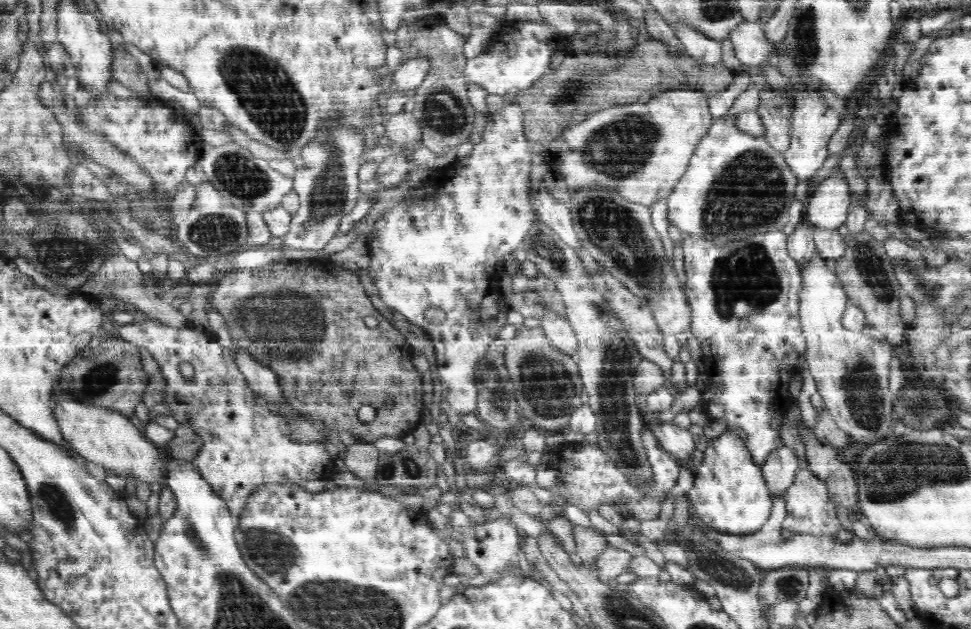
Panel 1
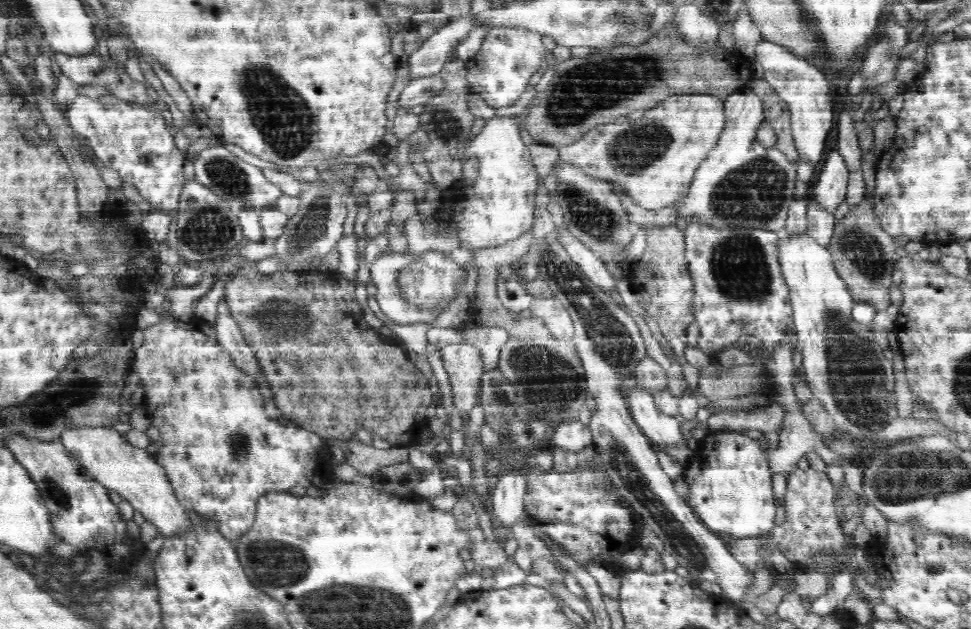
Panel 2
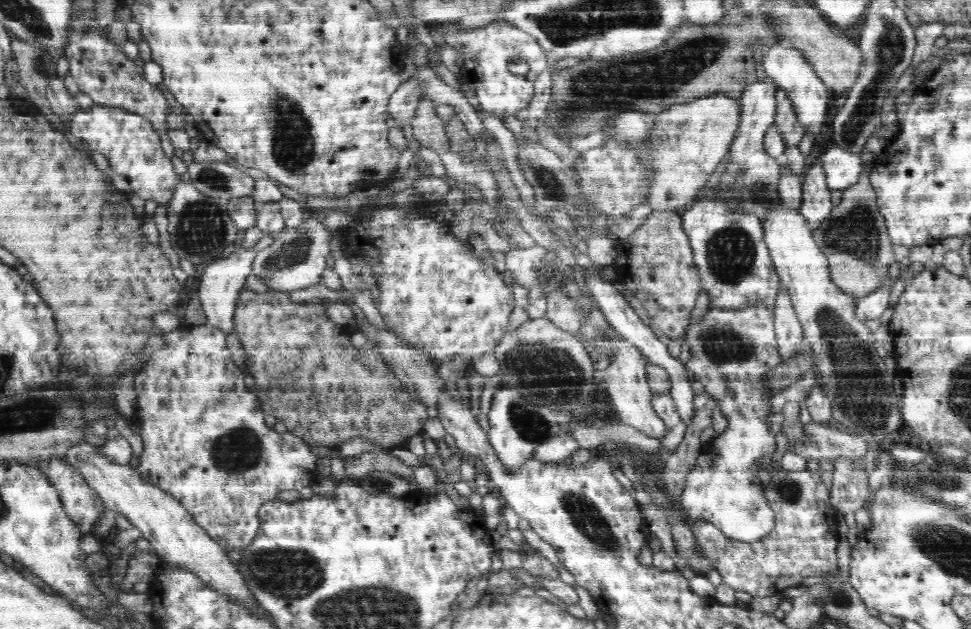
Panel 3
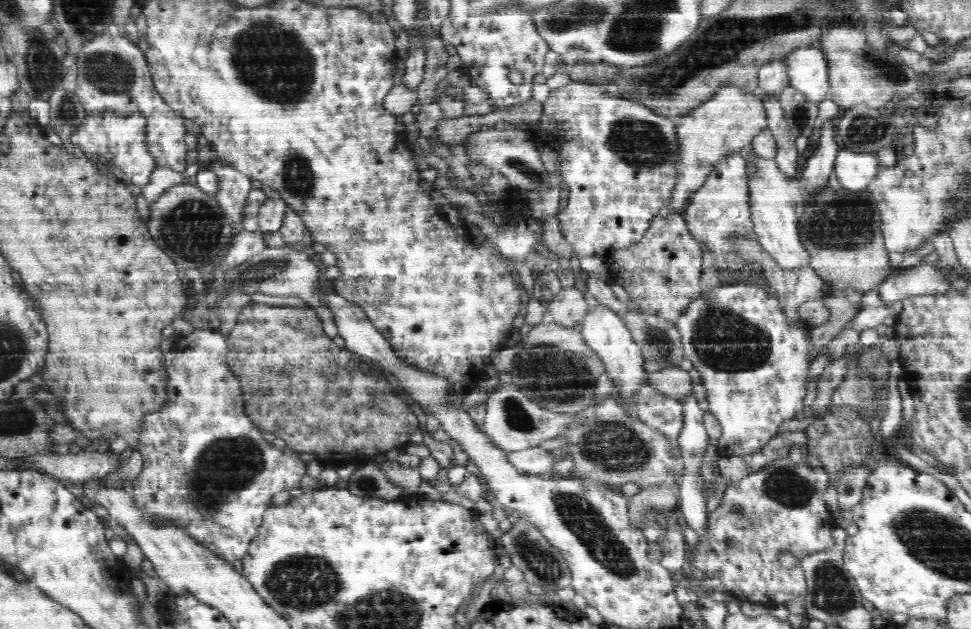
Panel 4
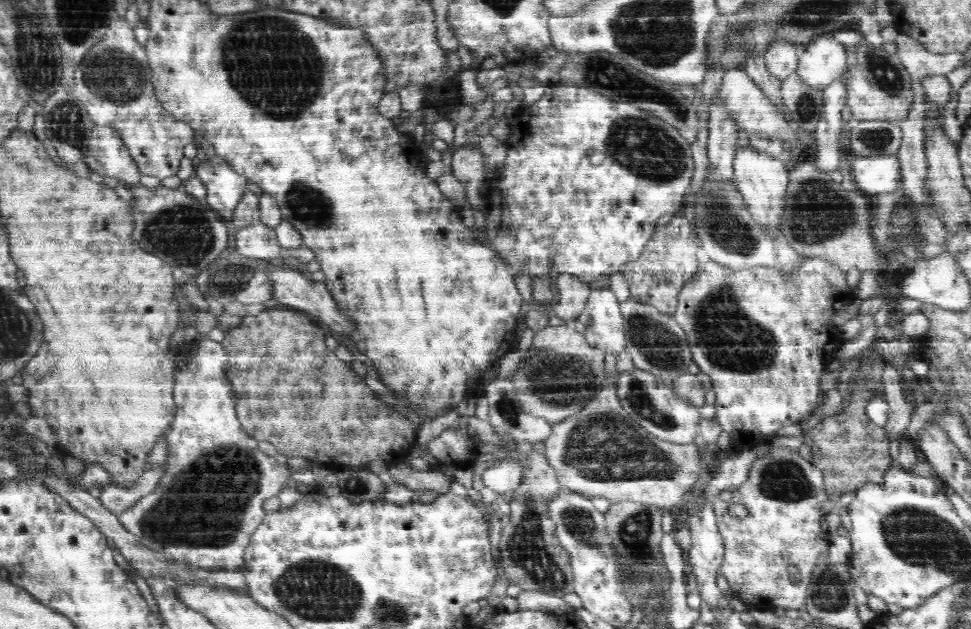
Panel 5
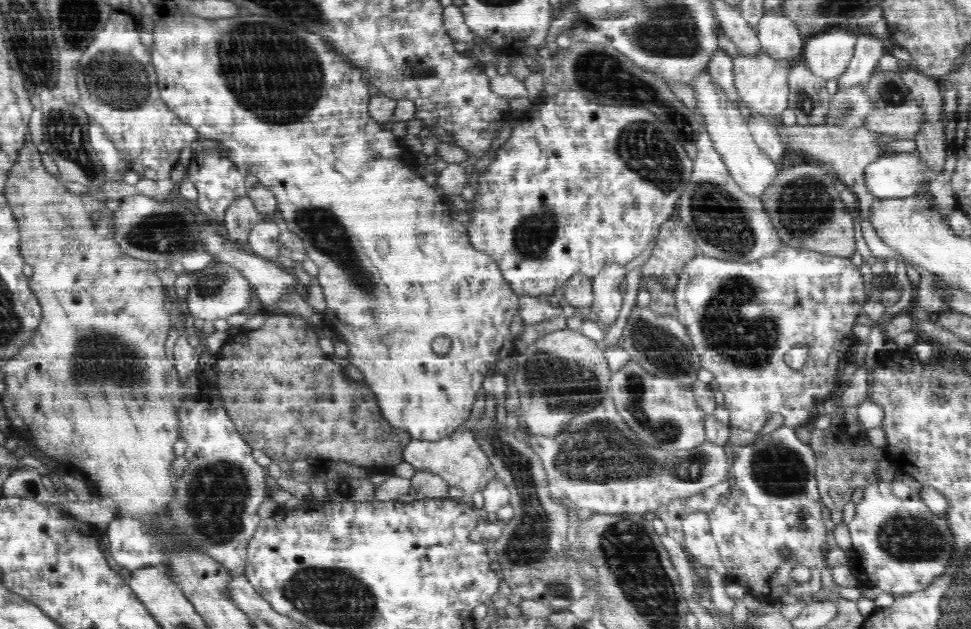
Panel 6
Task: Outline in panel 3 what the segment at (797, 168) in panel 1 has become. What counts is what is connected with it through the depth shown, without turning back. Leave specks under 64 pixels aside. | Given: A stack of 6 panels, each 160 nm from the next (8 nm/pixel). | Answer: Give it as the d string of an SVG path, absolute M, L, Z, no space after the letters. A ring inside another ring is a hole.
M776 44L766 49L763 54L762 68L776 86L788 92L788 97L794 105L798 119L804 125L805 133L812 133L814 137L820 134L826 115L828 102L831 102L830 90L814 71L812 64L802 55L803 52L787 45Z

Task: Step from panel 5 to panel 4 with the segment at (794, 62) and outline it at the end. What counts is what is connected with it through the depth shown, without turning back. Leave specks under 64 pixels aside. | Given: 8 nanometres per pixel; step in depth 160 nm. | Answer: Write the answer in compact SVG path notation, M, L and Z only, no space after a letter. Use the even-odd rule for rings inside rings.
M778 58L766 62L760 68L758 88L754 92L763 104L766 97L778 97L781 90L788 85L789 77L785 59Z

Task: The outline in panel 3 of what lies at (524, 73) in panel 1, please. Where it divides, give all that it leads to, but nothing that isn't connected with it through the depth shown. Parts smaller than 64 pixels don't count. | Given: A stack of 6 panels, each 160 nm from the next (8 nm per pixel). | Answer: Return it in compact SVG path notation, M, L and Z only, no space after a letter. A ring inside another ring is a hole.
M454 21L444 22L443 26L446 44L464 56L466 64L463 67L468 70L466 76L470 76L470 84L474 86L482 110L505 118L528 107L534 96L534 82L548 64L546 51L540 47L536 38L508 22L498 22L466 32ZM515 60L528 63L528 74L516 76L510 72L508 64Z

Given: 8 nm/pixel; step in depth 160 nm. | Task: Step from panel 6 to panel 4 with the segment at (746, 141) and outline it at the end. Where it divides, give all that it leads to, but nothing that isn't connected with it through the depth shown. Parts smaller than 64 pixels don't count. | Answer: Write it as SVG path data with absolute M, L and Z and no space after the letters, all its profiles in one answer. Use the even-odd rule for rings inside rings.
M758 157L748 164L749 209L757 240L781 267L809 265L810 255L800 242L798 221L804 214L803 188L799 178L784 175L775 159Z

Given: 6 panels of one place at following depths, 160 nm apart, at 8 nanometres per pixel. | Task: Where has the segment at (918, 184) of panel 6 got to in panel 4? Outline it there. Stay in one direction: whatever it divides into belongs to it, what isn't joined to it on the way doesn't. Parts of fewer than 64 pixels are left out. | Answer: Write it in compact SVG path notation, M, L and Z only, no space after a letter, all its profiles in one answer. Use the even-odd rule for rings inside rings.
M841 148L834 162L834 171L842 188L852 190L868 189L880 167L876 153L858 153L844 148Z

